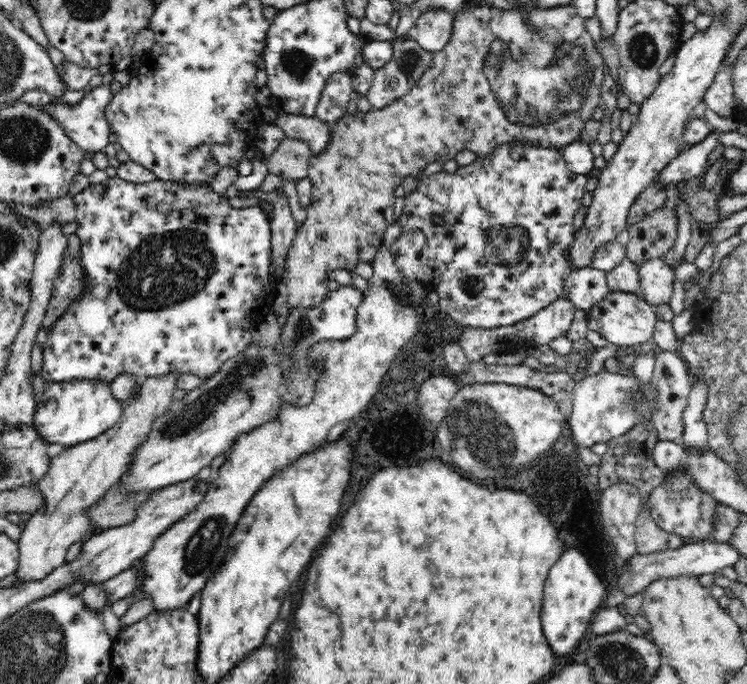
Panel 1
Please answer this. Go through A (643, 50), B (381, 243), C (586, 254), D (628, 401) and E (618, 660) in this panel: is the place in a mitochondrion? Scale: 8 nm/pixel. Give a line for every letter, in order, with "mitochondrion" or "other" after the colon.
A: mitochondrion
B: other
C: other
D: mitochondrion
E: mitochondrion

